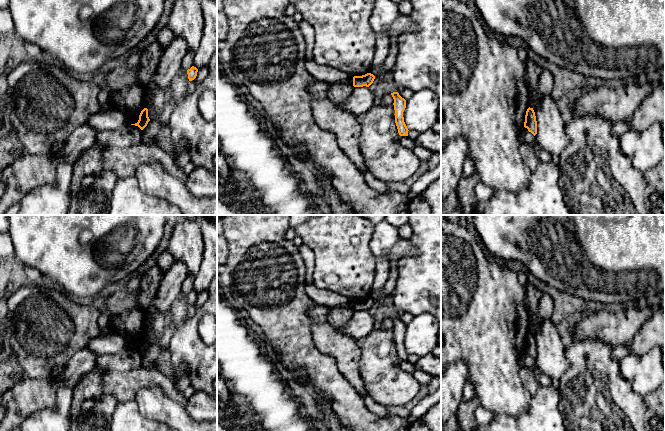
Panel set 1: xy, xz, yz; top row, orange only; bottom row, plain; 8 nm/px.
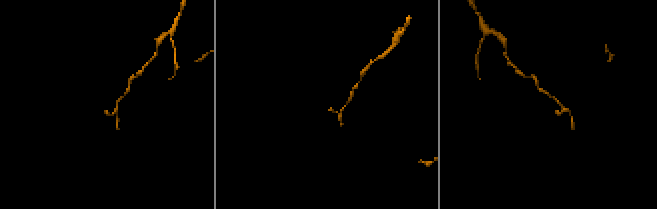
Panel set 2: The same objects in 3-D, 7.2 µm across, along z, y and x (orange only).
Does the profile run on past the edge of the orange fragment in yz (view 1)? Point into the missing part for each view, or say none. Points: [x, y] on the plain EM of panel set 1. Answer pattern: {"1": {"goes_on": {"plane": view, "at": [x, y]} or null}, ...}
{"1": {"goes_on": null}}

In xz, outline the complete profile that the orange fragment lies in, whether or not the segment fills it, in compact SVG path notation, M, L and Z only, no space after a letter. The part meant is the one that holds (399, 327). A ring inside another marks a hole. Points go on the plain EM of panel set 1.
M398 316L391 317L394 323L395 347L400 360L408 360L408 352L404 346L403 336L406 332L406 324Z

